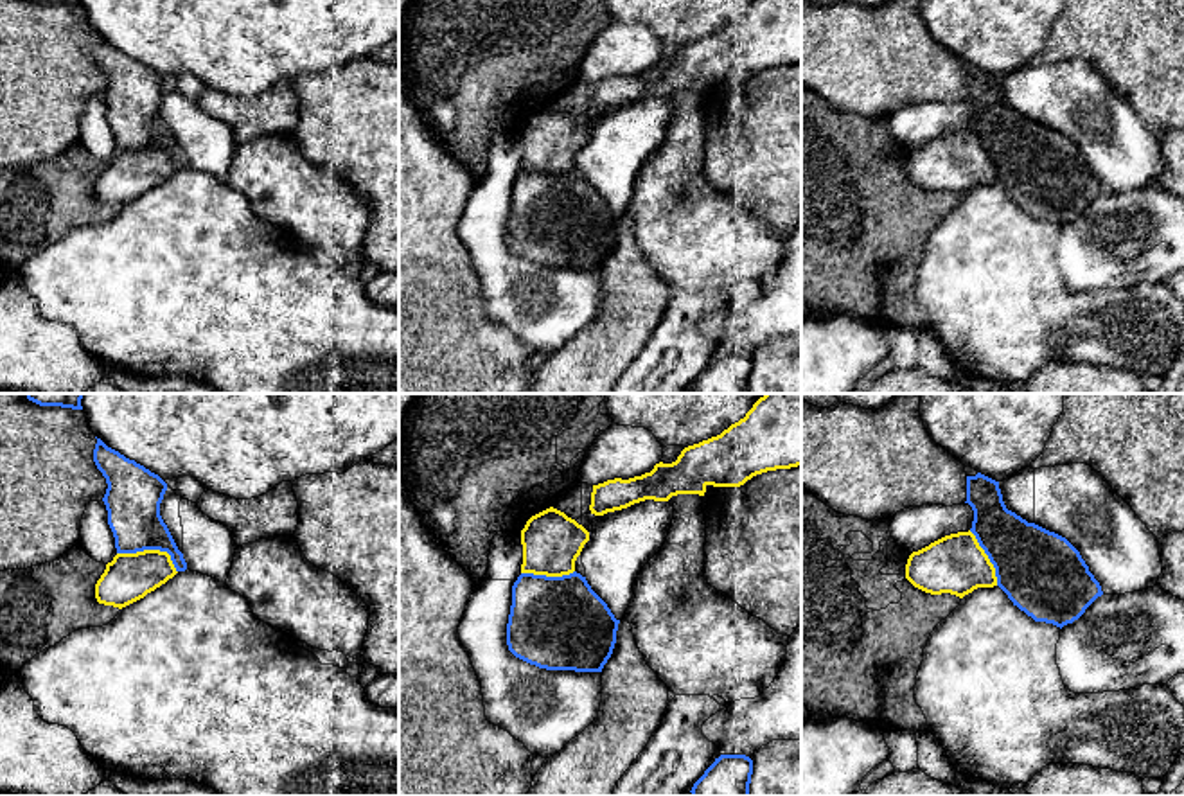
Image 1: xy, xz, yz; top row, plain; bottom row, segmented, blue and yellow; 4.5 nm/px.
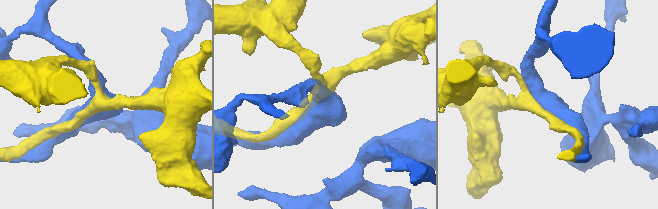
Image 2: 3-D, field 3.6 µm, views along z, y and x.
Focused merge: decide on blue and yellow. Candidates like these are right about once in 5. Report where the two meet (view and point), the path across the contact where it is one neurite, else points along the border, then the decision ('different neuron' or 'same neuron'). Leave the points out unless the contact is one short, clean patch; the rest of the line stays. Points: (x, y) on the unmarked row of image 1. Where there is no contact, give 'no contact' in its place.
xy (151, 146) | same neuron

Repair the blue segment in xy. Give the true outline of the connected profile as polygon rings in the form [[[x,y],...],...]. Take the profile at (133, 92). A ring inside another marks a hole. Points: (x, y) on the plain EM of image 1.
[[[101,36],[93,47],[93,59],[108,81],[102,99],[117,146],[117,153],[95,181],[95,196],[99,201],[122,207],[165,181],[178,169],[185,169],[187,160],[160,113],[167,81],[144,63],[108,45]]]

